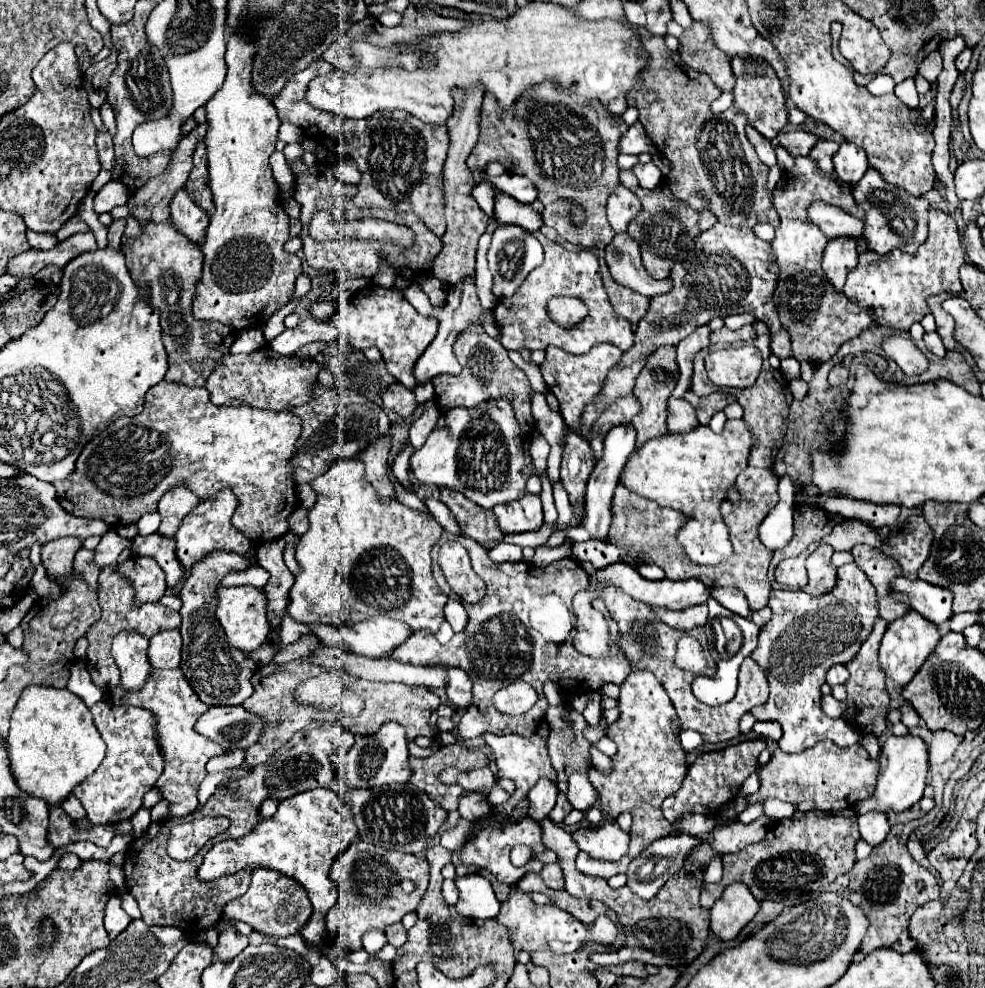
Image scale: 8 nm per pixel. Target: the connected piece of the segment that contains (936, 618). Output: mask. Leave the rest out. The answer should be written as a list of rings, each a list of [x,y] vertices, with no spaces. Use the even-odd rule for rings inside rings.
[[[898,575],[890,581],[890,595],[896,601],[908,603],[910,609],[918,611],[924,619],[934,625],[942,625],[952,615],[952,597],[948,589],[934,587],[920,579],[908,579]]]

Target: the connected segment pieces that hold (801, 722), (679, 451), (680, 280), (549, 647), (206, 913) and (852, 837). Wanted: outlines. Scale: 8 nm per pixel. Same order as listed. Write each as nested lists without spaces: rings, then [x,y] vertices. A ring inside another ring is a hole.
[[[848,563],[838,567],[838,579],[832,591],[824,595],[808,595],[804,591],[772,591],[768,607],[772,609],[772,619],[760,629],[760,639],[758,639],[758,649],[750,655],[764,671],[766,679],[770,685],[770,697],[766,705],[754,707],[752,715],[758,721],[776,721],[782,725],[782,739],[780,739],[780,749],[788,753],[802,753],[808,747],[814,747],[820,741],[830,739],[832,743],[846,747],[854,745],[860,741],[860,735],[848,725],[844,719],[832,719],[820,709],[820,685],[824,683],[826,671],[836,665],[836,663],[848,663],[860,649],[860,645],[868,639],[872,633],[874,621],[878,617],[878,601],[874,587],[866,579],[866,573],[858,569],[858,565]]]
[[[742,419],[726,421],[722,433],[714,433],[704,425],[682,435],[668,433],[646,441],[642,449],[632,453],[624,465],[620,483],[662,507],[684,513],[686,521],[676,533],[676,543],[684,549],[692,563],[714,567],[726,563],[734,553],[728,527],[720,515],[720,505],[724,501],[722,493],[726,493],[726,489],[736,481],[738,473],[748,467],[752,445],[754,435]]]
[[[716,223],[712,229],[700,233],[696,237],[694,251],[688,253],[686,261],[674,263],[670,271],[672,287],[668,293],[660,293],[650,299],[650,307],[640,321],[634,333],[634,347],[622,355],[620,365],[610,371],[610,379],[602,389],[602,395],[594,405],[586,407],[584,425],[592,425],[600,411],[616,397],[632,393],[634,381],[640,369],[646,365],[646,359],[662,345],[678,345],[688,335],[692,335],[698,327],[708,325],[714,317],[750,313],[764,321],[770,329],[770,349],[776,357],[786,359],[792,355],[790,337],[782,329],[778,311],[772,303],[772,293],[776,289],[776,265],[774,253],[768,241],[758,239],[748,227],[732,227],[724,223]]]
[[[462,535],[455,538],[468,549],[474,571],[486,583],[486,595],[478,603],[465,603],[464,607],[470,621],[466,629],[462,633],[456,633],[446,645],[434,641],[430,633],[418,631],[384,659],[422,665],[422,667],[460,667],[470,675],[474,683],[472,687],[474,697],[458,725],[460,737],[474,739],[484,731],[492,731],[492,733],[514,731],[520,733],[522,737],[532,737],[536,733],[538,723],[546,715],[546,697],[542,695],[542,683],[546,679],[552,679],[562,685],[566,679],[576,679],[580,684],[577,687],[568,687],[572,695],[597,691],[602,689],[605,683],[616,683],[616,685],[624,683],[624,679],[630,675],[630,661],[615,645],[611,645],[612,655],[606,659],[582,657],[572,649],[572,639],[574,639],[572,600],[580,589],[586,589],[586,573],[578,561],[566,557],[550,563],[546,569],[538,569],[536,565],[524,561],[492,563],[486,551],[482,549],[482,545]],[[538,617],[546,621],[546,629],[562,629],[562,639],[560,639],[562,643],[552,643],[542,633],[532,629],[532,625],[536,627],[532,619]],[[516,679],[526,679],[526,683],[530,683],[536,689],[538,701],[536,701],[536,715],[528,715],[528,721],[510,723],[508,715],[502,715],[494,709],[492,695],[500,689],[500,685],[508,685]]]
[[[171,819],[165,823],[154,823],[148,827],[142,839],[136,839],[126,849],[124,873],[126,873],[126,887],[128,893],[134,895],[138,901],[142,921],[148,925],[178,925],[182,931],[194,935],[204,929],[210,929],[218,923],[222,915],[222,905],[230,899],[240,897],[246,893],[250,885],[250,869],[242,873],[234,873],[224,879],[224,885],[208,885],[196,879],[196,871],[202,865],[206,849],[202,849],[190,861],[174,861],[166,853],[166,841],[170,837],[170,829],[176,821],[184,819]]]
[[[846,809],[842,813],[814,813],[796,811],[790,819],[774,823],[766,837],[758,843],[748,845],[738,853],[728,853],[722,857],[724,875],[718,883],[708,883],[702,889],[702,905],[710,909],[722,895],[722,891],[732,883],[748,885],[750,893],[758,899],[770,901],[796,901],[806,895],[818,893],[832,885],[838,875],[848,873],[854,863],[854,847],[860,841],[856,811]]]

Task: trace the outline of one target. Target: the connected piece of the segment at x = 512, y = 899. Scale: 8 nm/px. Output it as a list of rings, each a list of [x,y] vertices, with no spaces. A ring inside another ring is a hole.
[[[512,887],[510,897],[502,903],[502,909],[496,917],[496,921],[502,921],[510,929],[510,939],[514,949],[518,951],[552,951],[558,955],[564,953],[576,953],[584,949],[588,943],[602,943],[602,945],[612,945],[618,937],[618,927],[606,917],[600,915],[592,925],[584,925],[570,913],[558,909],[554,903],[548,905],[536,905],[528,893],[524,893],[520,887]]]

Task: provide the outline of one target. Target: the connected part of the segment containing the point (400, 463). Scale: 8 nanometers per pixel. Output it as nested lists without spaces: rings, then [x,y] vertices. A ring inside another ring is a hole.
[[[406,443],[404,449],[402,449],[402,451],[394,457],[394,461],[392,461],[394,475],[396,475],[404,485],[408,485],[408,481],[406,481],[406,463],[408,463],[408,459],[410,459],[412,453],[414,453],[414,447],[412,447],[410,443]]]

